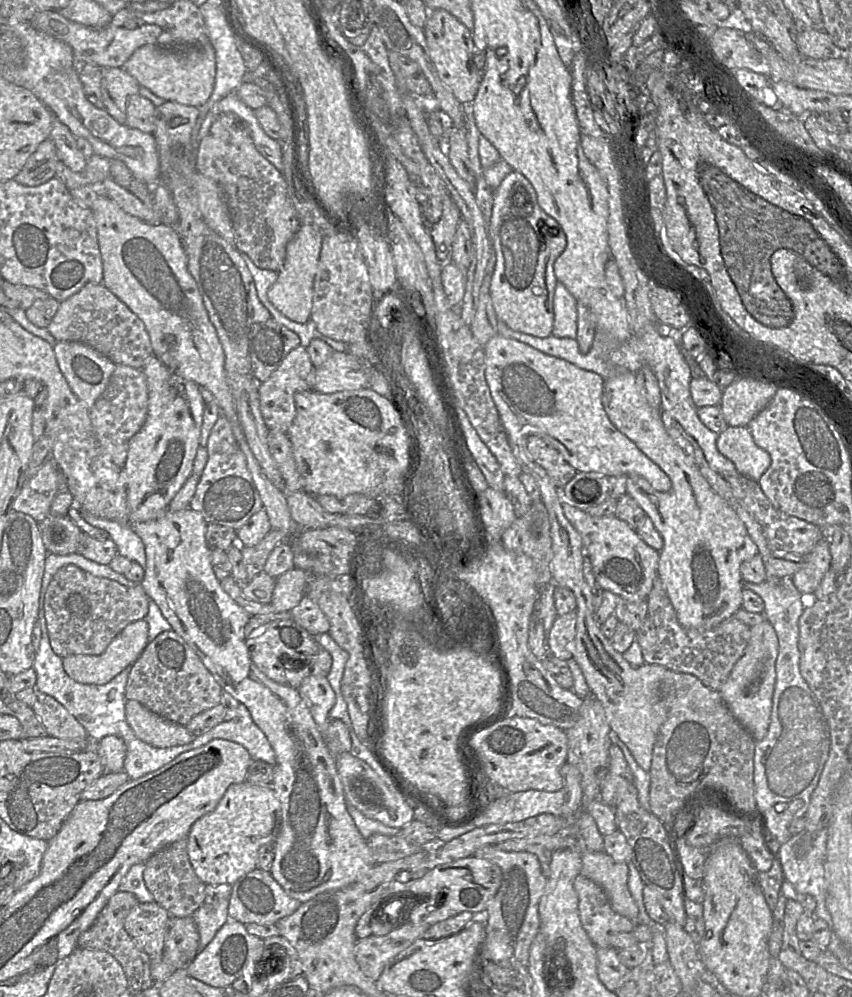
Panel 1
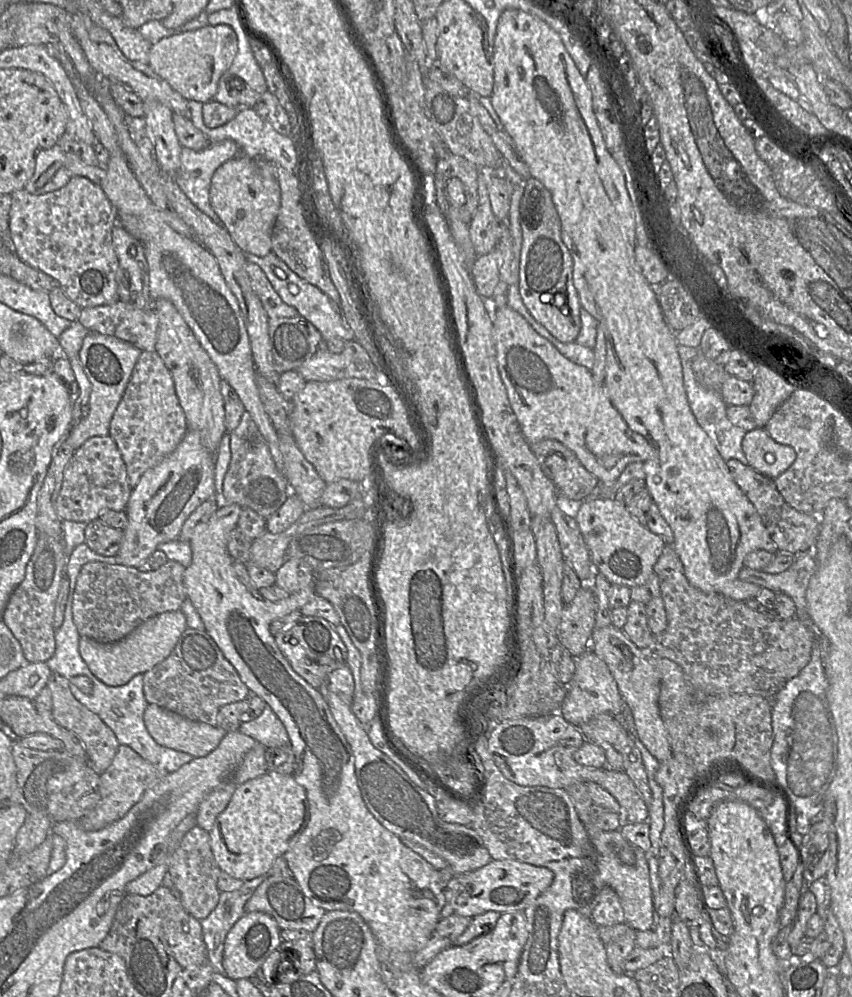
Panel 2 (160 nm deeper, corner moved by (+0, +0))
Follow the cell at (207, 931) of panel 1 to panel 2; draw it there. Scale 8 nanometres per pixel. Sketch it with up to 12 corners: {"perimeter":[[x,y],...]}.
{"perimeter":[[268,875],[221,892],[201,920],[207,963],[224,974],[225,939]]}

